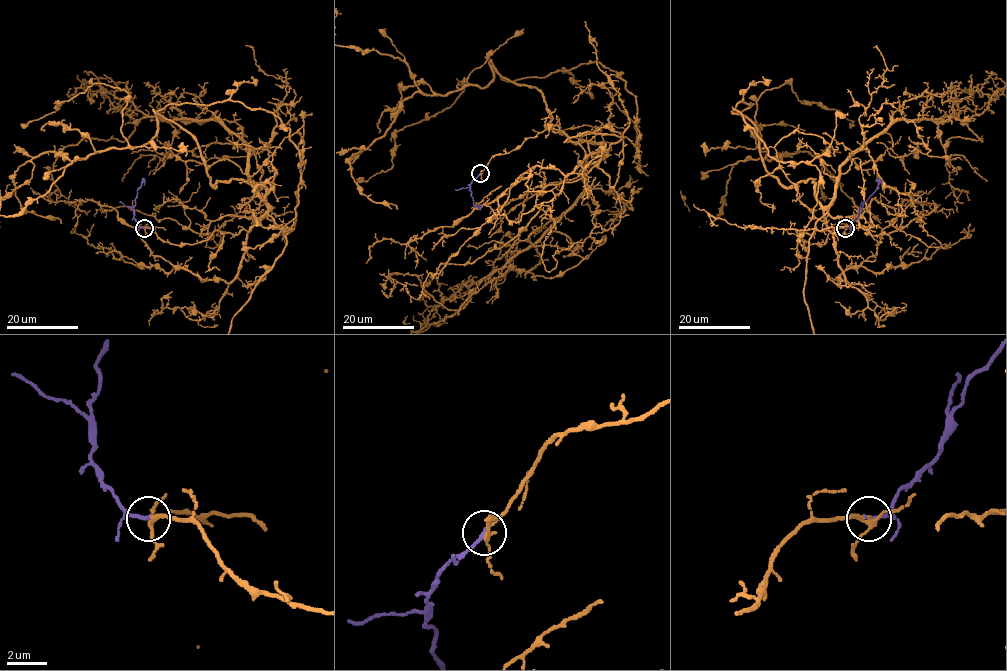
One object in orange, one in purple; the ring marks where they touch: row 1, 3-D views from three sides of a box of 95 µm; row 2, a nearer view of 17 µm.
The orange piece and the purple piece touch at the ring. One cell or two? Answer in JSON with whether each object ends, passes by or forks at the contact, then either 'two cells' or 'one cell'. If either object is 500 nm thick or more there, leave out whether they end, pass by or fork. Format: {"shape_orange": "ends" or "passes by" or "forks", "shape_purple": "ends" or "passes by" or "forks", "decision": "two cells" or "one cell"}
{"shape_orange": "forks", "shape_purple": "ends", "decision": "one cell"}

